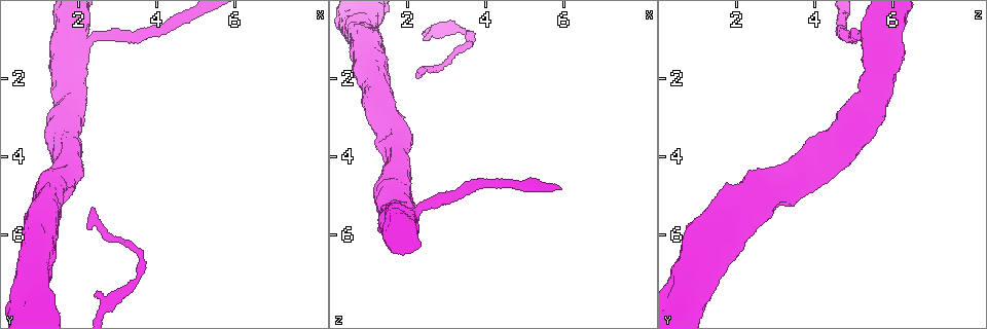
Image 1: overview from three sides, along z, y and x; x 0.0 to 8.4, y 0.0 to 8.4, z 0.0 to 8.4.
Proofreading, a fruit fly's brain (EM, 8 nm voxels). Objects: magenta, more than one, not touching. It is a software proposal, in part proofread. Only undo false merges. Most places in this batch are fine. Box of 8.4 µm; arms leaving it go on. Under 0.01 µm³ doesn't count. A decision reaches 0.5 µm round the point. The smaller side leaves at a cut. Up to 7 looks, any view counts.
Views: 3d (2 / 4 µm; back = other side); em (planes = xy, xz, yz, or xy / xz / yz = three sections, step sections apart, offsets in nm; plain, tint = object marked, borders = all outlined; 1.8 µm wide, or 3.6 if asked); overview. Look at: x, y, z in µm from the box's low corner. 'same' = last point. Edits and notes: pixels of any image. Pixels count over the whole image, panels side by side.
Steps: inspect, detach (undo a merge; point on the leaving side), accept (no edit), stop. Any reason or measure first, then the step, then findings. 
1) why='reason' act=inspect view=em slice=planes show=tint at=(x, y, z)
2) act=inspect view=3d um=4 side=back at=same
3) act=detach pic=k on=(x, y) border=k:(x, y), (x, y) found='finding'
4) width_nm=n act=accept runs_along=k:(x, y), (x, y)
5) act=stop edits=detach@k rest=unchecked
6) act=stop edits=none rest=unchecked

why='thick turns thin' act=inspect view=em slice=xy step=8 show=tint at=(3.50, 7.10, 0.80)

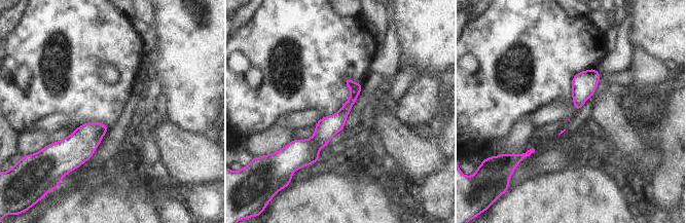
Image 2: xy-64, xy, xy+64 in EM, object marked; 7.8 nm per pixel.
why='another direction' act=inspect view=em slice=planes show=tint at=same

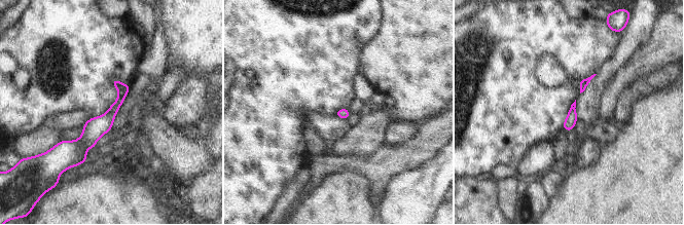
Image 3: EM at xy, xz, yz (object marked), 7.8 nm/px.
act=accept runs_along=3:(126, 86), (76, 162) found='all the same cell'

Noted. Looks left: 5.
why='calibre changes' act=inspect view=3d um=4 at=(1.45, 4.70, 2.80)

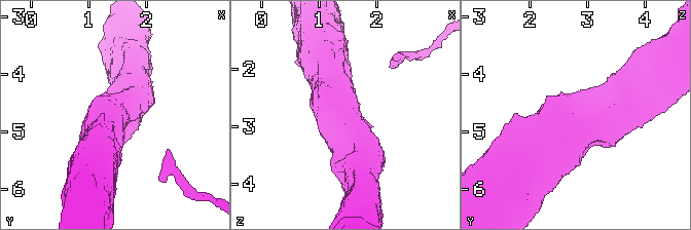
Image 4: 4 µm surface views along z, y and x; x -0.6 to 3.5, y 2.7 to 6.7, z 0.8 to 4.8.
why='shape alone is not enough' act=inspect view=em um=3.6 slice=xy step=8 show=tint at=(1.45, 4.70, 2.75)

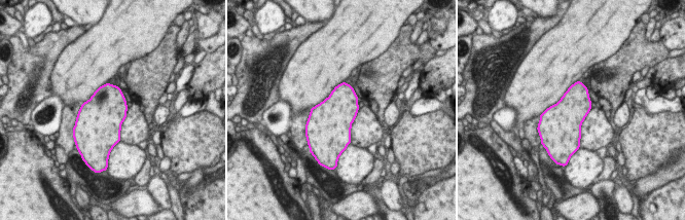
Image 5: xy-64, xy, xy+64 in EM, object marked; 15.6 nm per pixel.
why='cut it another way' act=inspect view=em um=3.6 slice=planes show=tint at=same

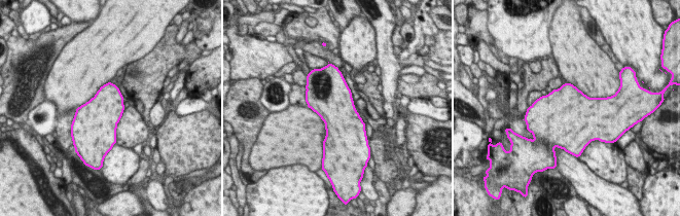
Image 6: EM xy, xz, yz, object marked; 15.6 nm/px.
act=accept found='continuous, no second cell'

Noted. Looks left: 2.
act=stop edits=none rest=unchecked

